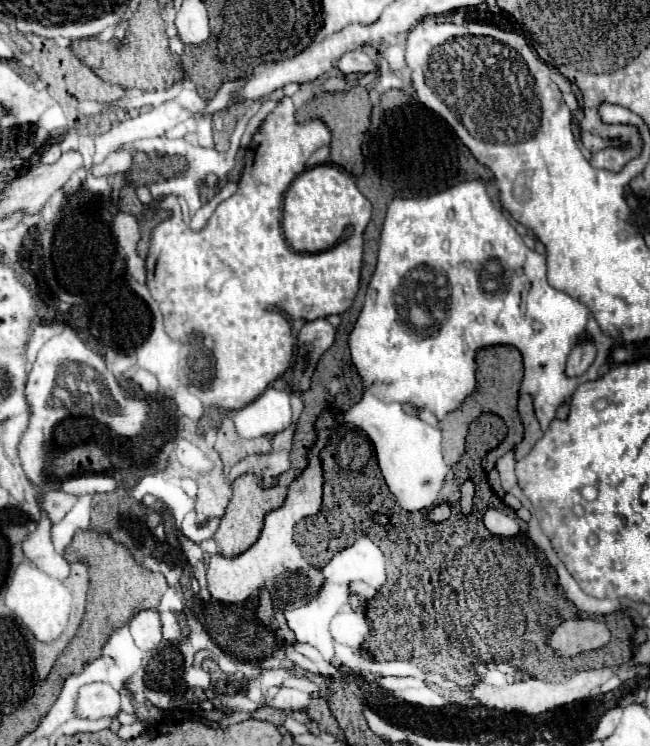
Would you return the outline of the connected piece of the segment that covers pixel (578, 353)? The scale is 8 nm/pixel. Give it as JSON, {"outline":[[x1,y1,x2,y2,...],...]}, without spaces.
{"outline":[[584,341,584,343,578,343,570,357,568,357,568,363,566,363,566,375,570,377,578,377,582,373,586,373,586,369,594,363,596,359,596,345,592,341]]}

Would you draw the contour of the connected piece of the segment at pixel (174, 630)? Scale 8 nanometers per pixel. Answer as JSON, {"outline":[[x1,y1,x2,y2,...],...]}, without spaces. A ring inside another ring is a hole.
{"outline":[[164,611,162,613,162,629,164,629,164,637,166,639,170,639,170,641,178,641,180,639,176,615,172,611]]}

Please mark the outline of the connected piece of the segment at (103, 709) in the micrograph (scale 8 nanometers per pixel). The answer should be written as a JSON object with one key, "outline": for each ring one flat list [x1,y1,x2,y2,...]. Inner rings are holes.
{"outline":[[90,683,78,691,76,715,80,719,116,717,120,713,120,693,108,683]]}

